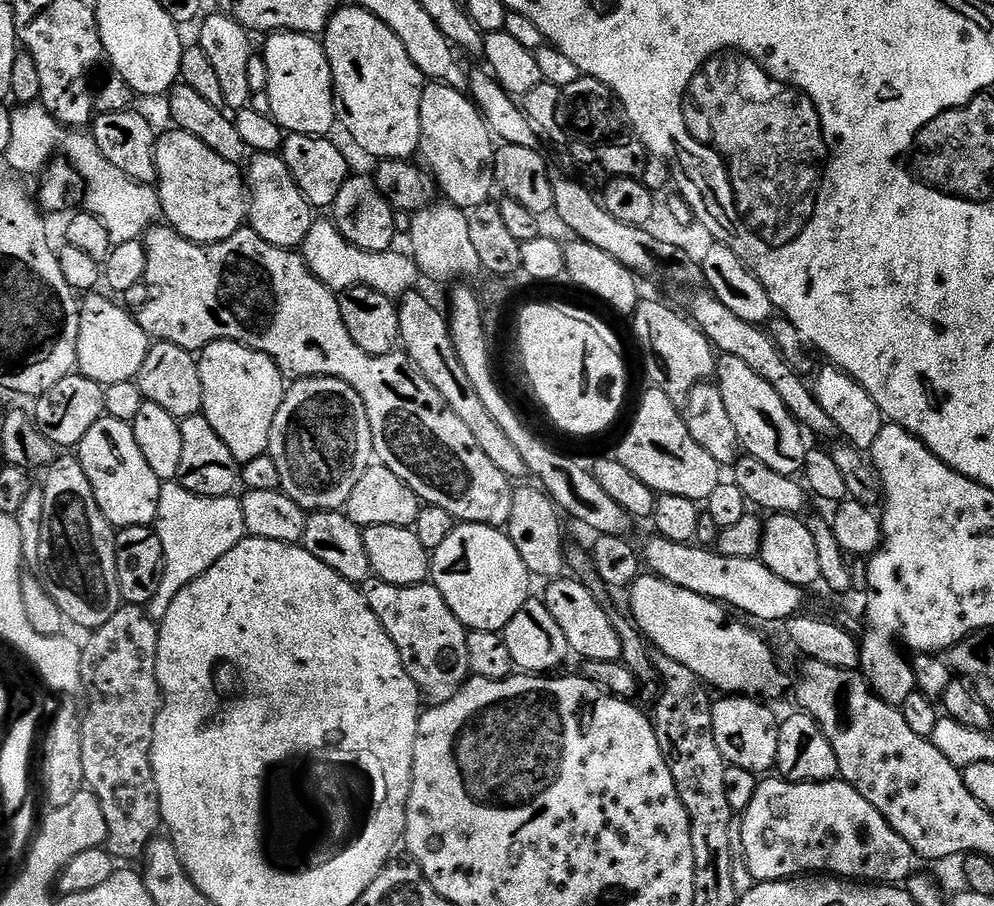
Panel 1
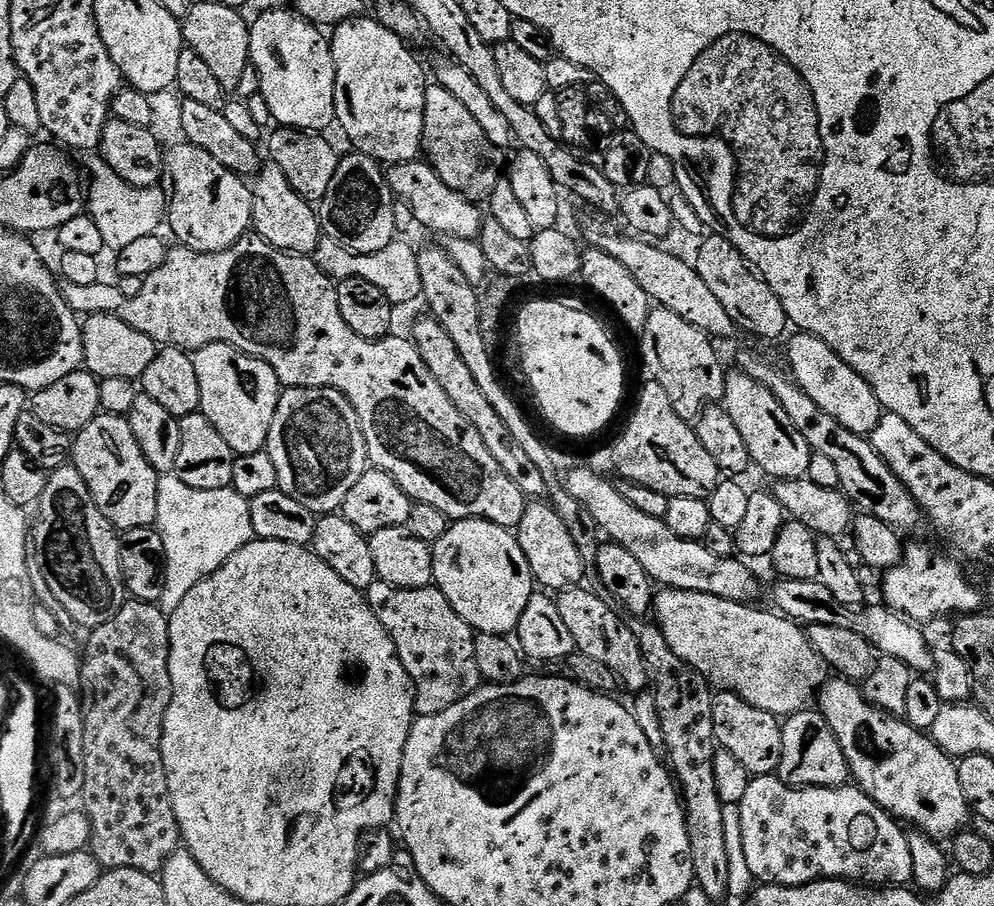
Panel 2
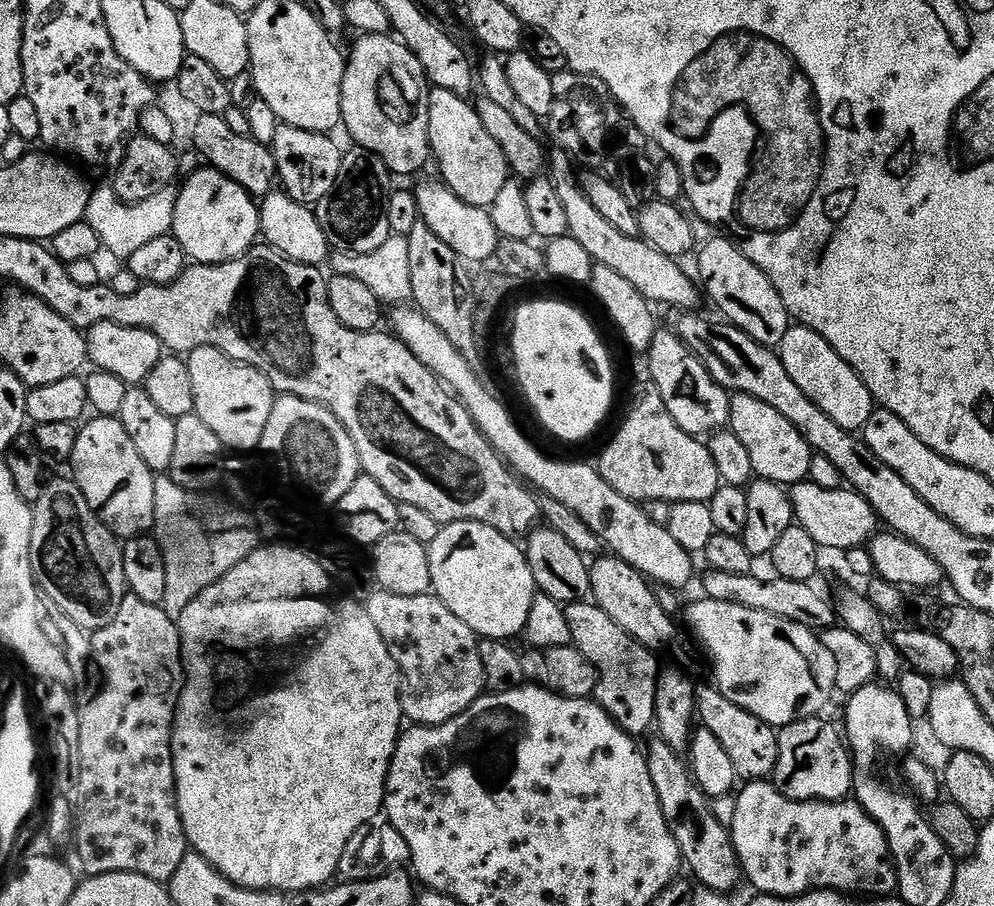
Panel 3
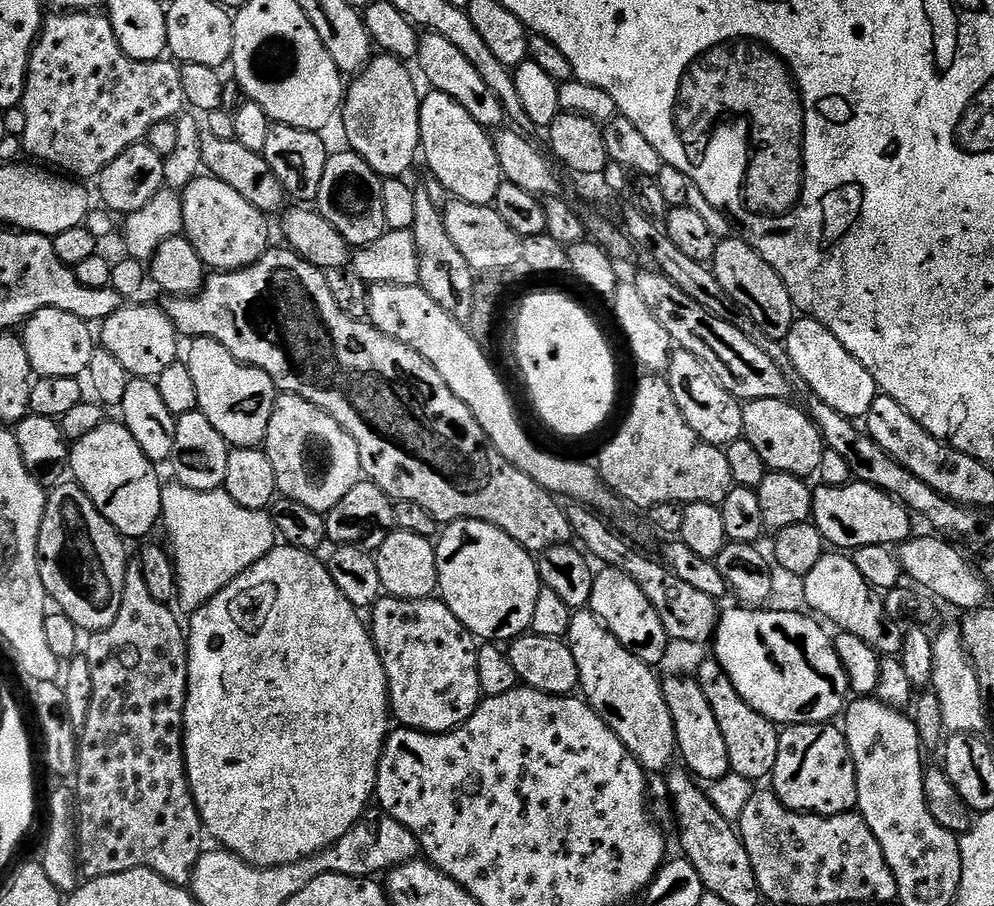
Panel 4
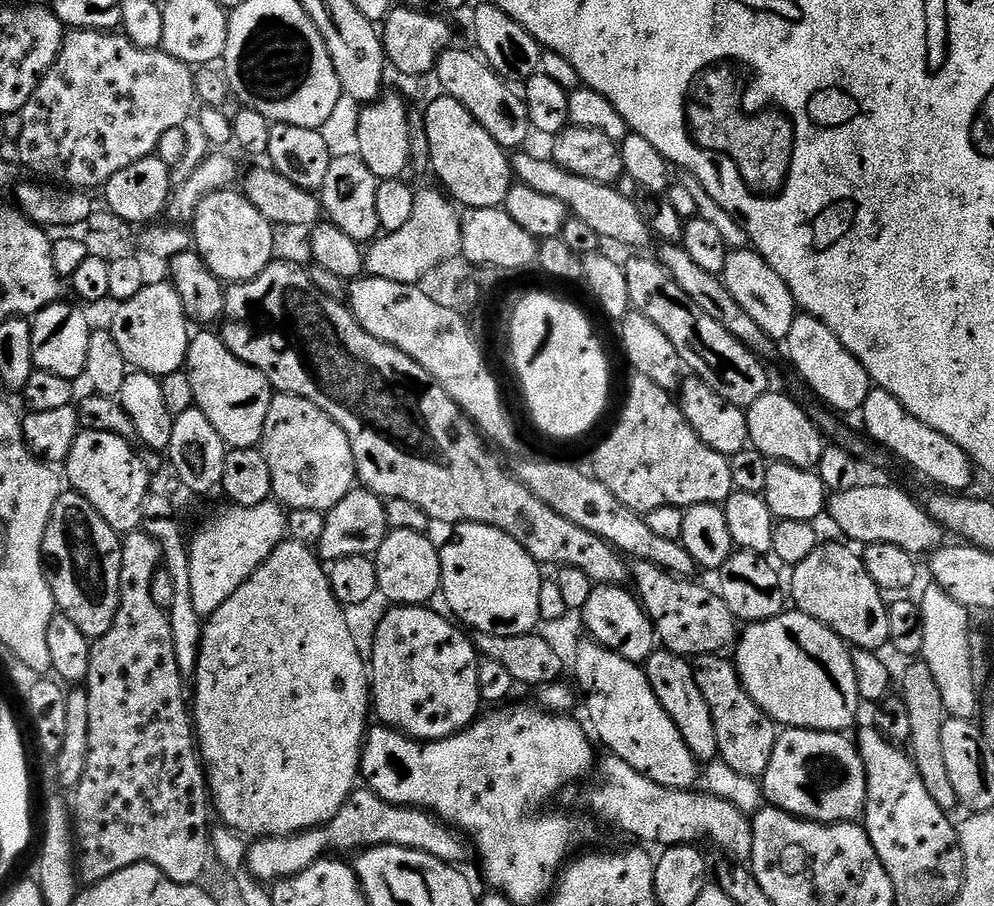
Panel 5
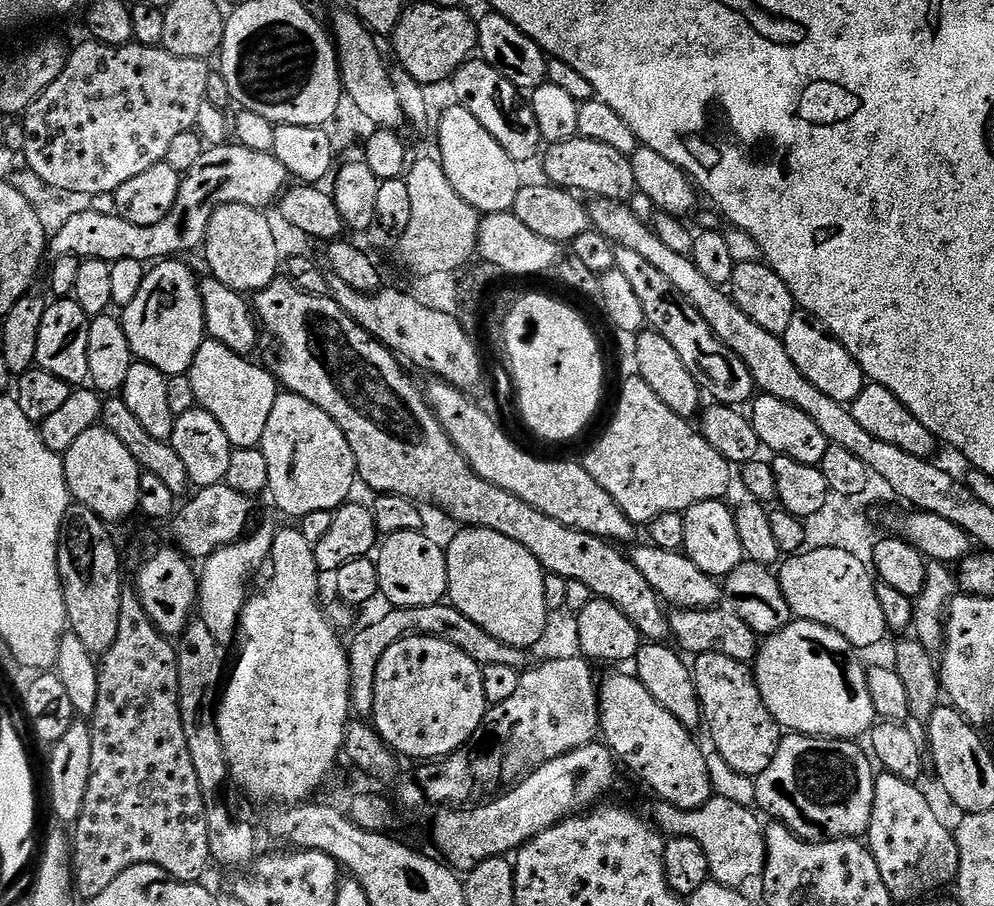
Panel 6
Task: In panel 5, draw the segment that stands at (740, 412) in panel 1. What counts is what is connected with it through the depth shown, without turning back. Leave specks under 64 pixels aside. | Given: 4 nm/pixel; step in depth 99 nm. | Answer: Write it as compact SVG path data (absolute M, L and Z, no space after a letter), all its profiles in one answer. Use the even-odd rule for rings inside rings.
M769 390L758 402L746 410L748 418L748 439L751 447L757 448L769 461L793 464L799 468L819 469L826 437L820 427L812 421L805 405L791 395Z

